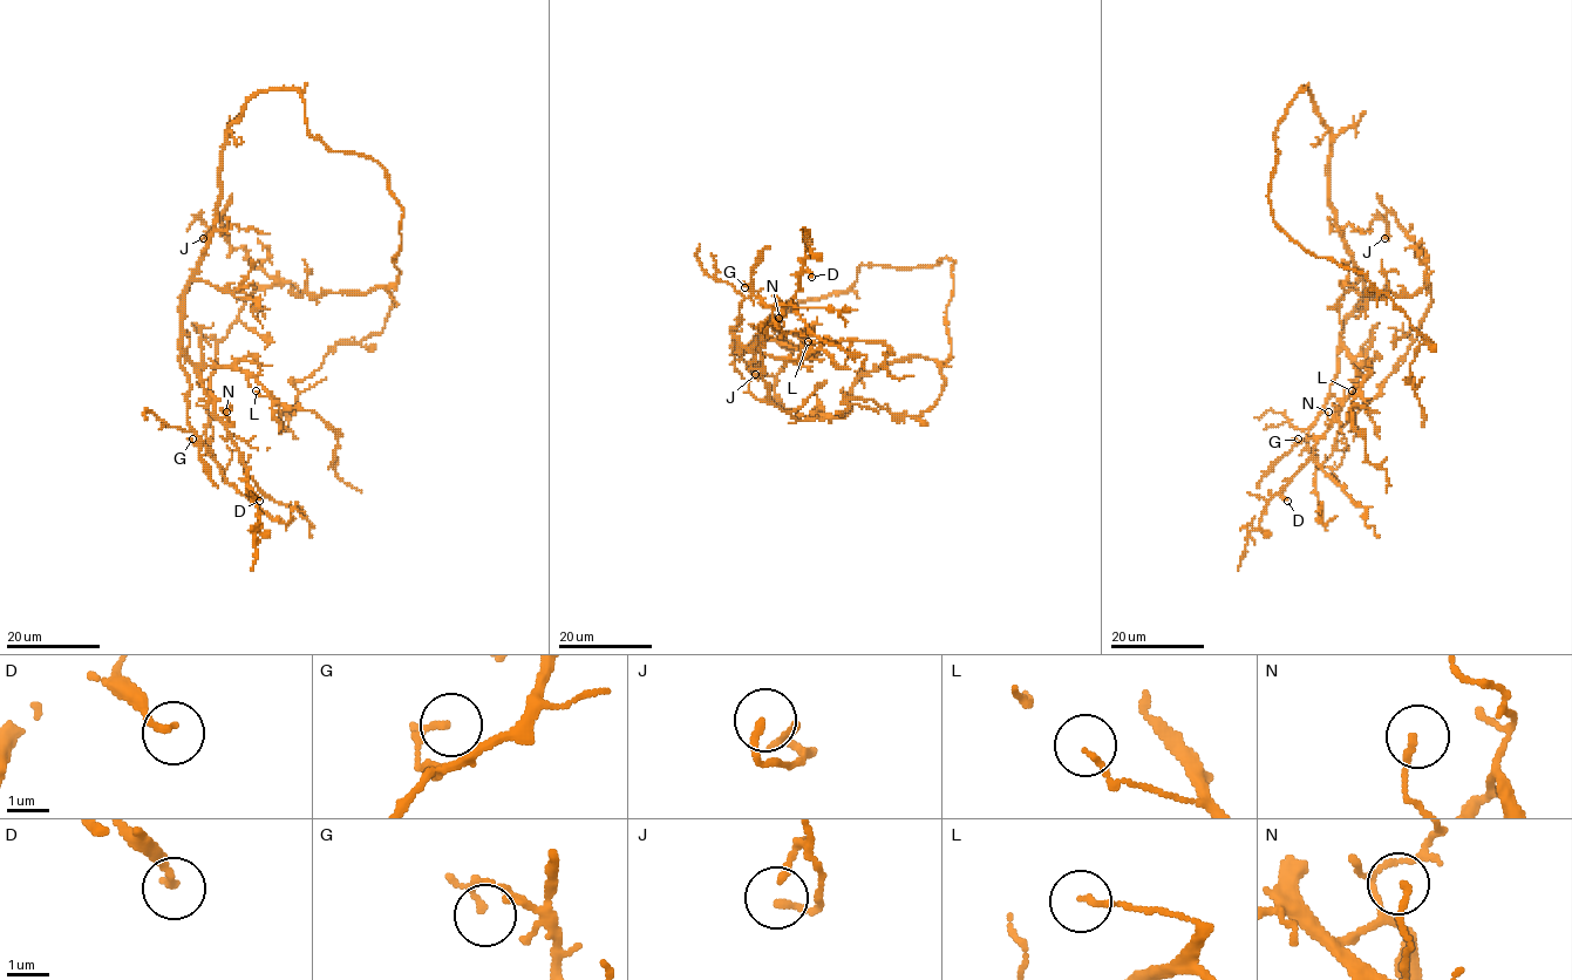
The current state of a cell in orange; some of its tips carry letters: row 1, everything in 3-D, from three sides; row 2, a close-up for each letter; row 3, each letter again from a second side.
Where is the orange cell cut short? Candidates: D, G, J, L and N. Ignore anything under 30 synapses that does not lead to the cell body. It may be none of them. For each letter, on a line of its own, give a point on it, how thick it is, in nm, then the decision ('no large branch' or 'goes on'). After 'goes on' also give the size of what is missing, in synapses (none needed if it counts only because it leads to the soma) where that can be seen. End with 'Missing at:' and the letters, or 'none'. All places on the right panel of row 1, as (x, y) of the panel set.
D: place (1287, 501); calibre 150 nm; no large branch
G: place (1298, 439); calibre 110 nm; no large branch
J: place (1385, 238); calibre 160 nm; no large branch
L: place (1352, 390); calibre 120 nm; no large branch
N: place (1328, 412); calibre 130 nm; no large branch
Missing at: none

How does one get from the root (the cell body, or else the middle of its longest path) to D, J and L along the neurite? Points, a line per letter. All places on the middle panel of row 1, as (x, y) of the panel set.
D: (859, 267), (848, 291), (803, 300), (737, 353), (734, 332), (756, 346), (798, 278), (811, 277)
J: (859, 267), (953, 260), (951, 358), (904, 358), (864, 372), (843, 416), (786, 409), (775, 376), (755, 374)
L: (859, 267), (848, 291), (773, 318), (741, 353), (734, 332), (778, 358), (821, 345), (808, 341)

